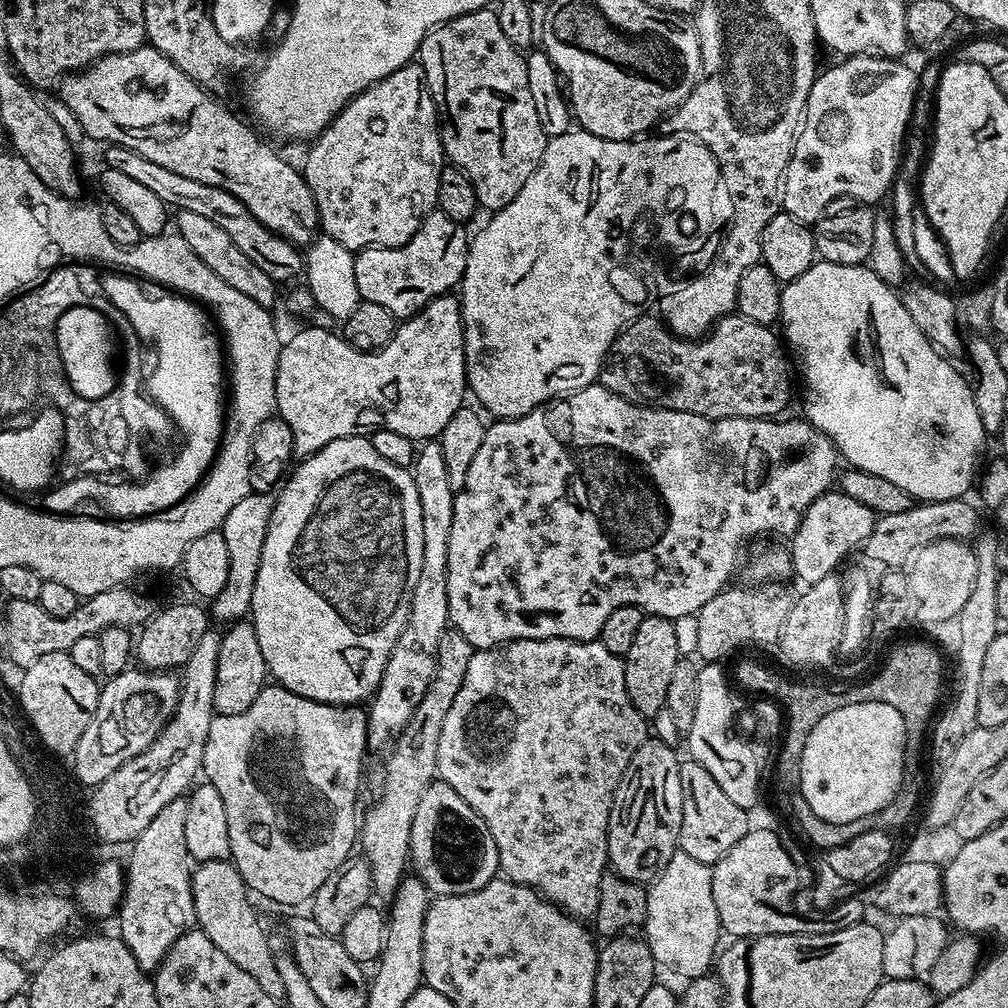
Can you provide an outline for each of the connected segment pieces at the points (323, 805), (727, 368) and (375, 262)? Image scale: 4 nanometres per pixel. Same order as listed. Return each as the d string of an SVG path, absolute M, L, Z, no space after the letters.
M265 686L258 698L246 710L235 712L229 716L213 715L210 722L210 734L206 738L204 751L204 767L202 776L207 783L218 790L222 802L226 806L226 826L230 829L230 860L235 865L244 883L260 896L273 900L276 904L300 904L311 901L312 895L353 855L352 847L358 844L358 812L356 816L356 795L360 792L360 775L364 772L364 752L368 747L368 717L360 706L341 706L339 704L323 704L310 698L302 698L290 690L279 686Z
M641 314L616 336L616 341L604 355L604 365L600 367L598 380L631 404L669 408L711 420L776 418L792 400L792 368L788 365L789 353L781 337L776 337L772 331L767 324L759 324L745 316L733 314L723 316L712 326L712 331L707 336L699 340L688 340L684 336L675 336L659 315Z
M433 210L418 226L418 230L406 242L397 248L362 248L355 253L355 281L358 282L358 294L361 300L378 302L378 306L386 306L390 314L398 318L407 318L421 312L434 298L451 293L459 285L466 270L466 258L470 243L469 233L464 233L465 225L459 220L450 218L445 212Z

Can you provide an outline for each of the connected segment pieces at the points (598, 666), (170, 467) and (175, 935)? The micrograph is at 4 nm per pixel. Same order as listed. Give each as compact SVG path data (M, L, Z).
M599 639L512 640L509 644L499 644L497 648L473 651L470 666L466 666L466 678L462 678L462 690L458 690L446 714L446 722L442 722L442 730L438 734L436 774L443 783L450 786L450 790L454 790L454 794L458 794L458 798L462 798L462 802L466 802L466 806L470 806L470 810L474 810L474 814L478 814L478 818L482 818L482 822L486 822L486 830L490 830L490 838L494 838L494 846L498 850L500 872L507 879L530 886L569 916L592 918L598 910L600 883L609 867L608 823L614 794L626 766L630 766L630 758L634 758L640 745L649 736L649 721L636 709L634 702L630 702L623 659L610 654L610 650L606 650Z
M108 275L100 283L103 295L122 314L126 314L137 335L144 334L160 342L157 366L151 369L152 377L149 380L147 377L146 392L172 417L179 435L180 432L184 435L184 449L161 470L160 480L148 480L144 488L129 482L118 492L121 497L132 496L133 505L143 505L161 512L165 506L178 502L178 498L186 495L194 482L199 481L212 467L225 435L226 364L222 359L222 346L217 333L210 330L207 313L202 308L188 305L183 296L152 297L147 287L132 276Z
M181 798L162 806L158 815L146 825L146 830L131 841L132 853L126 864L124 897L120 899L118 935L134 954L134 962L146 973L155 973L166 958L170 946L182 938L182 934L197 927L192 875L194 861L186 850L186 806L187 799Z

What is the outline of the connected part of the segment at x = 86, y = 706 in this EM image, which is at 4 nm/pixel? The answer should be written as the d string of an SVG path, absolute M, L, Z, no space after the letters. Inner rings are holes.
M67 652L38 658L38 662L23 669L21 676L24 677L20 680L18 704L31 731L33 728L37 738L60 756L67 757L75 752L78 738L86 734L86 726L90 726L94 710L98 710L101 685L97 677L86 674L86 670L78 670Z

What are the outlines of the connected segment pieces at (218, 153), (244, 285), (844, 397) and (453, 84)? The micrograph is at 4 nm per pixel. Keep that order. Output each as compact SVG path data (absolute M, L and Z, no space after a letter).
M141 46L129 52L115 52L109 56L104 56L88 65L87 68L82 68L79 72L63 77L59 81L59 88L61 102L68 107L69 114L80 123L80 128L86 135L93 136L96 140L104 140L105 145L126 146L130 150L142 154L142 158L150 158L150 162L158 162L158 166L166 166L166 170L174 170L174 174L182 174L182 178L195 178L198 182L206 182L206 186L218 186L222 190L234 194L234 198L238 198L238 202L246 205L250 214L254 214L254 218L258 218L258 222L262 222L262 226L266 226L271 232L284 236L291 244L308 246L317 237L320 228L320 215L316 209L314 194L310 194L310 186L304 180L303 171L297 165L295 168L294 165L287 164L266 141L259 140L256 137L257 129L251 123L248 123L249 125L243 124L230 109L223 108L216 101L219 99L213 93L209 92L207 88L203 88L198 82L194 82L182 70L178 70L178 66L174 66L174 62L170 62L170 58L166 58L166 54L162 54L157 48Z
M178 210L174 216L174 222L175 218L179 236L190 246L194 254L198 254L198 258L201 258L203 264L208 265L210 270L217 274L218 278L229 283L234 290L241 291L248 298L253 298L254 302L258 302L263 308L272 310L275 309L275 304L277 307L277 281L272 280L264 270L259 269L250 258L247 258L246 254L243 254L242 250L239 250L238 246L231 241L230 234L226 233L226 230L219 228L219 225L215 225L210 218L201 217L201 215L189 211Z
M817 262L809 266L806 274L802 274L797 280L789 280L780 290L780 319L784 324L783 335L786 344L793 353L804 352L800 360L800 368L804 371L804 384L808 389L804 392L803 415L815 428L822 430L832 439L837 453L848 459L847 463L854 468L860 468L863 472L878 474L878 478L886 478L894 482L902 490L909 492L917 501L927 502L929 500L955 500L965 495L968 487L973 487L978 476L980 464L980 451L984 448L986 433L982 426L982 418L978 418L978 406L974 406L974 394L972 384L964 381L964 376L955 368L953 361L945 356L940 349L933 346L918 330L914 318L906 310L903 299L893 289L889 288L878 274L874 274L871 268L855 264L854 266L842 266L841 264L826 264Z
M481 10L462 14L432 29L420 44L418 63L424 68L424 80L436 103L445 157L470 178L481 209L488 208L489 213L494 213L505 208L518 198L518 190L526 186L526 178L534 174L550 139L542 130L542 122L538 122L534 98L530 98L526 74L528 61L521 49L514 47L510 38L502 34L495 11Z

